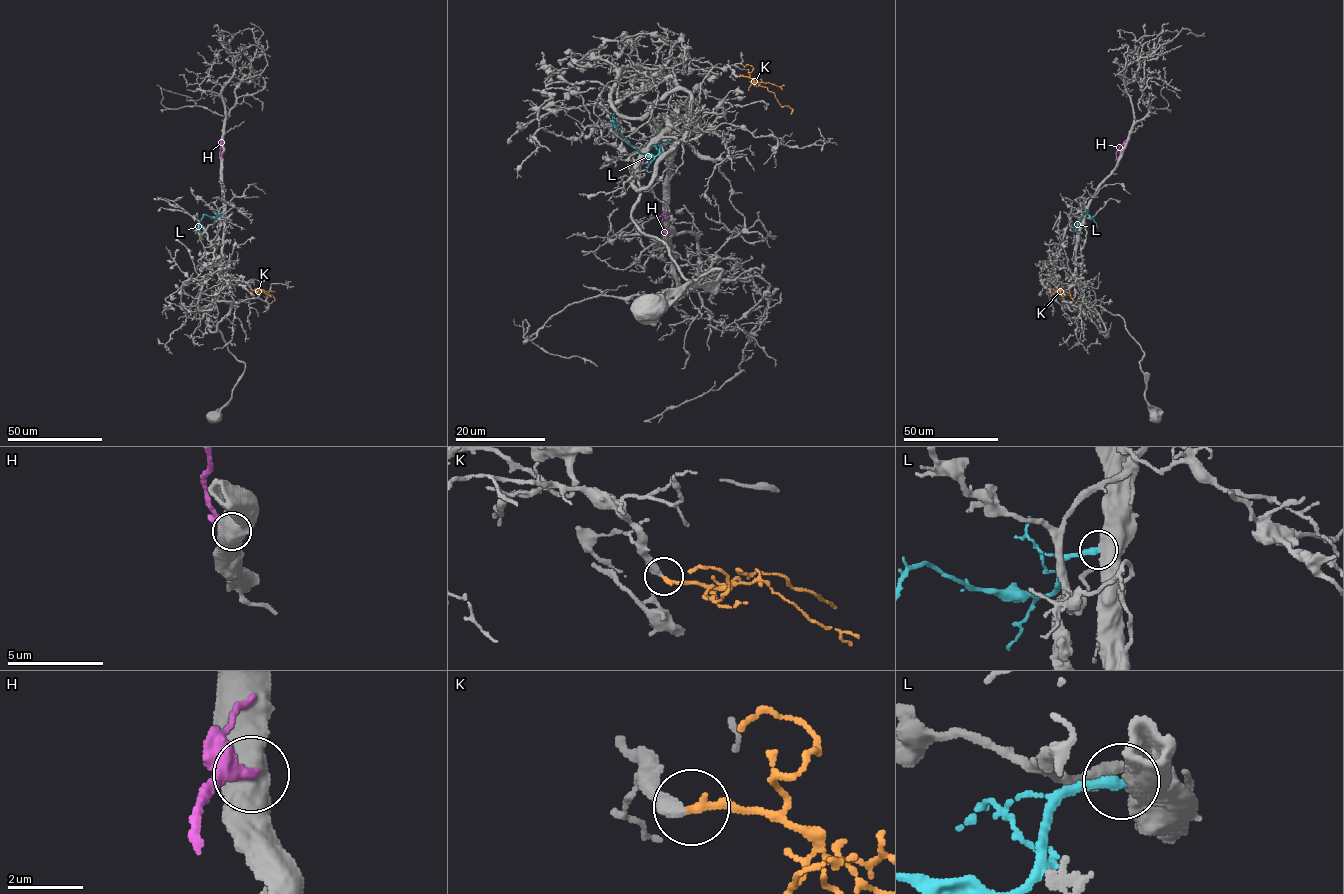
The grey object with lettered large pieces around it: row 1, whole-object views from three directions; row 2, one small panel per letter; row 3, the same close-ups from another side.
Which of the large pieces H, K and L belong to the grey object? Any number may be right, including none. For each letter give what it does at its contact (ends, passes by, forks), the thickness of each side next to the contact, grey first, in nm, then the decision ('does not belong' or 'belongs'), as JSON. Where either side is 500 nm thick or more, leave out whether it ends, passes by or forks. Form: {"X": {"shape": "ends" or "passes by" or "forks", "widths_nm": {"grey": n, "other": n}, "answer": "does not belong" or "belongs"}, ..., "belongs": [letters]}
{"H": {"widths_nm": {"grey": 800, "other": 320}, "answer": "does not belong"}, "K": {"shape": "ends", "widths_nm": {"grey": 400, "other": 220}, "answer": "belongs"}, "L": {"widths_nm": {"grey": 700, "other": 320}, "answer": "does not belong"}, "belongs": ["K"]}

